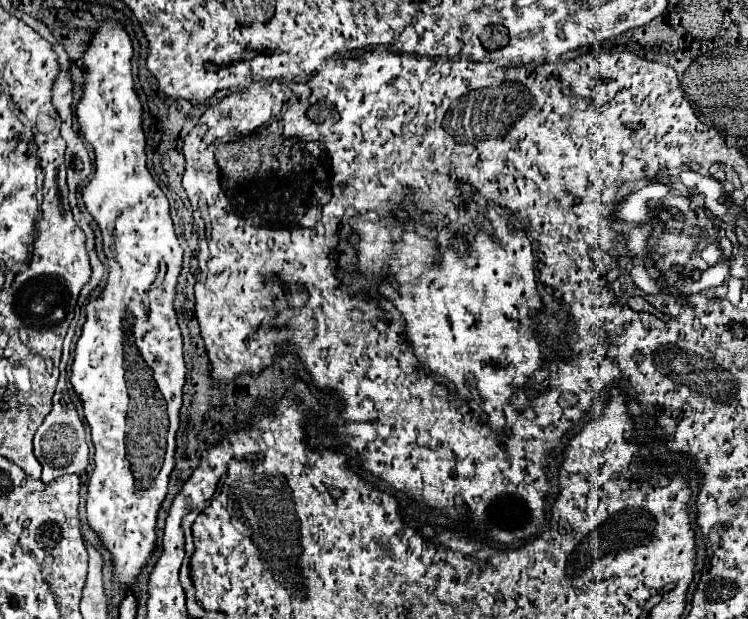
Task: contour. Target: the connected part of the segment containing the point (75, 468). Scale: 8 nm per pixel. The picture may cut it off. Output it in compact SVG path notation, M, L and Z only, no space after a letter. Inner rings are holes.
M63 364L63 370L61 370L61 378L59 378L59 384L57 384L57 392L55 392L55 398L53 398L53 408L51 412L47 414L45 422L39 426L39 430L35 432L35 438L33 438L33 448L35 448L35 456L39 460L39 464L43 466L43 472L41 472L41 482L43 484L49 484L53 482L55 478L63 476L63 474L81 474L87 466L87 456L89 456L89 446L87 446L87 440L85 440L85 428L77 416L77 410L67 394L67 380L65 380L65 364Z

